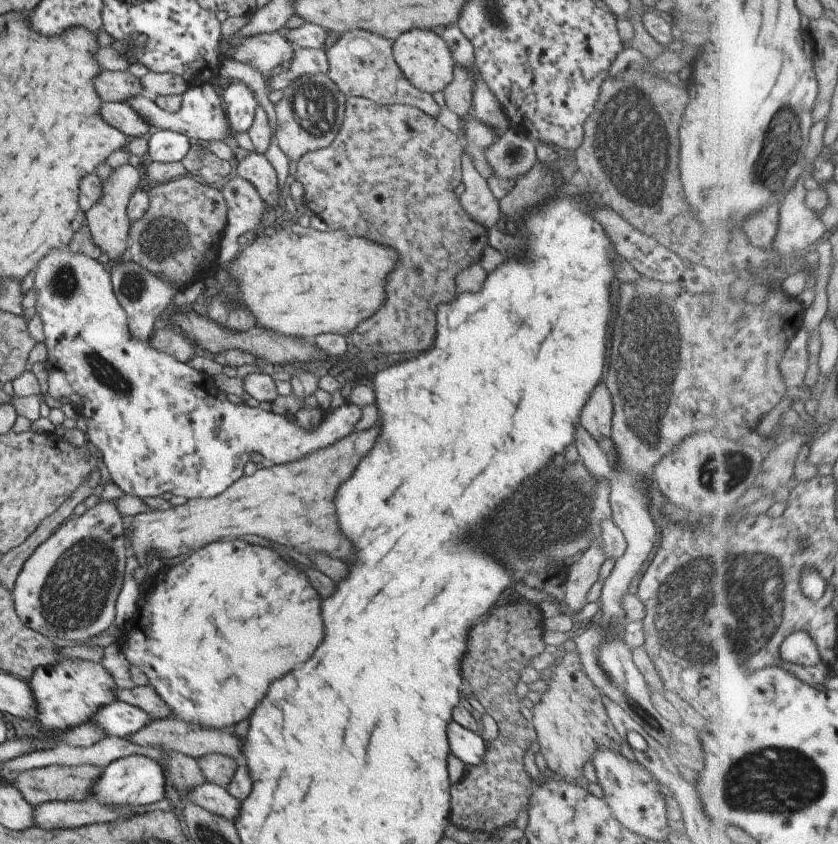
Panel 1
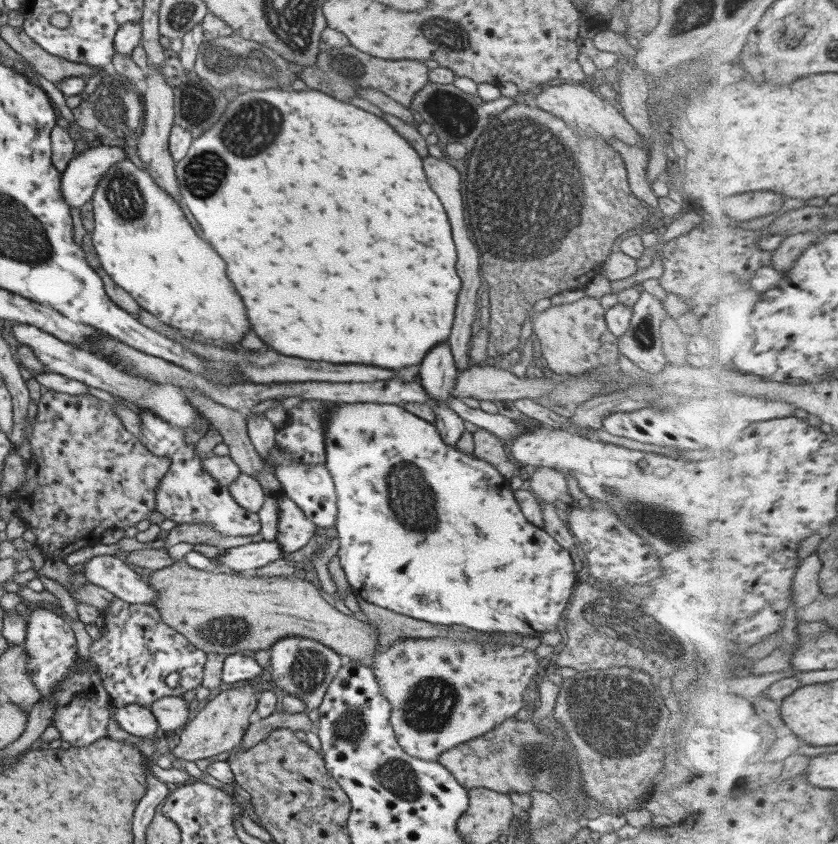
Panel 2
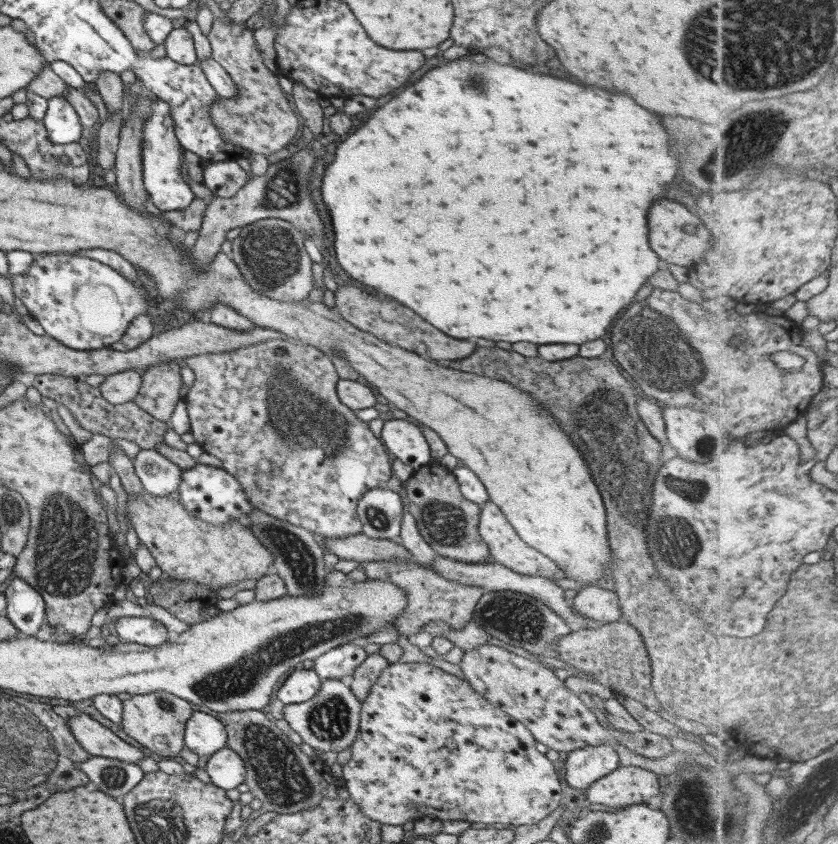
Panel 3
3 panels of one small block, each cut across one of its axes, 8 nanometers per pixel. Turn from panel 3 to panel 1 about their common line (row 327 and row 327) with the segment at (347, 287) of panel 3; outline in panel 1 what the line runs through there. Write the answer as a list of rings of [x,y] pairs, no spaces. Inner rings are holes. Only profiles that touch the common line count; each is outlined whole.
[[[346,97],[344,99],[344,117],[342,120],[342,128],[335,134],[331,144],[327,148],[315,150],[315,152],[305,152],[296,162],[295,180],[301,184],[303,188],[303,200],[305,207],[309,208],[313,214],[319,217],[327,226],[329,231],[343,230],[345,234],[359,234],[363,238],[369,238],[371,242],[377,242],[379,246],[387,246],[399,256],[399,262],[395,264],[395,270],[391,270],[391,274],[387,274],[385,278],[385,302],[383,306],[379,306],[379,310],[375,310],[375,314],[371,314],[367,320],[359,322],[359,326],[355,326],[355,330],[350,332],[348,347],[364,356],[372,354],[381,354],[381,356],[389,356],[389,354],[411,354],[411,352],[421,352],[431,344],[433,338],[433,308],[437,302],[445,302],[451,300],[455,296],[455,288],[453,280],[455,274],[463,268],[477,264],[481,257],[482,250],[488,245],[487,235],[489,230],[485,226],[481,226],[479,222],[475,222],[473,218],[469,218],[469,214],[459,204],[459,196],[454,194],[454,189],[461,182],[461,155],[463,154],[463,144],[451,133],[445,129],[435,119],[425,116],[424,112],[417,110],[409,105],[387,105],[379,106],[376,102],[371,102],[365,97]]]

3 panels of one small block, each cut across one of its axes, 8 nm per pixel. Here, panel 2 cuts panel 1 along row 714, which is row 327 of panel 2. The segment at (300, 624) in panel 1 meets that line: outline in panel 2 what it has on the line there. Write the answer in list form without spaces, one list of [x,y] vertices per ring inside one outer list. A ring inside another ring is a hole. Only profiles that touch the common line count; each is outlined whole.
[[[129,159],[108,168],[90,197],[93,219],[90,239],[100,265],[114,283],[128,292],[140,308],[152,314],[158,322],[183,333],[197,333],[203,339],[235,346],[239,344],[241,334],[249,330],[241,298],[227,280],[221,258],[209,248],[207,242],[195,236],[177,202],[164,192],[146,171],[139,170]]]

